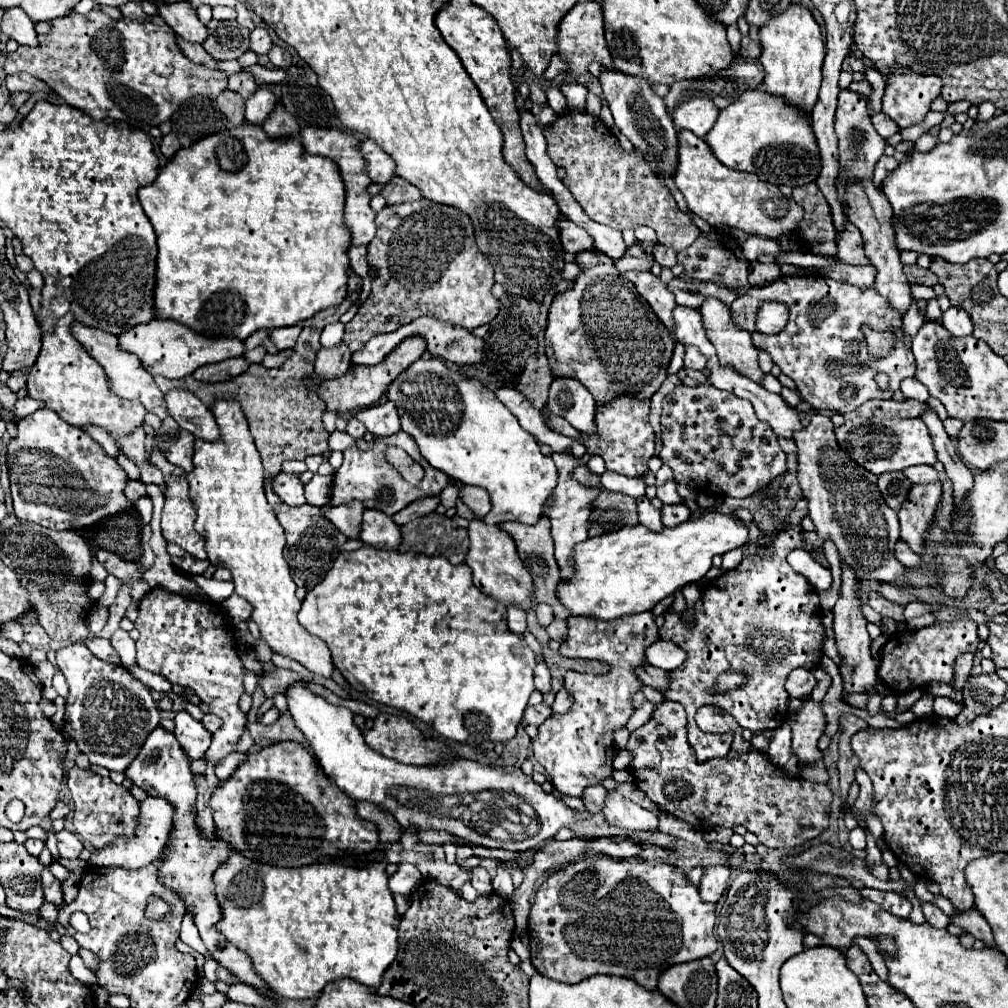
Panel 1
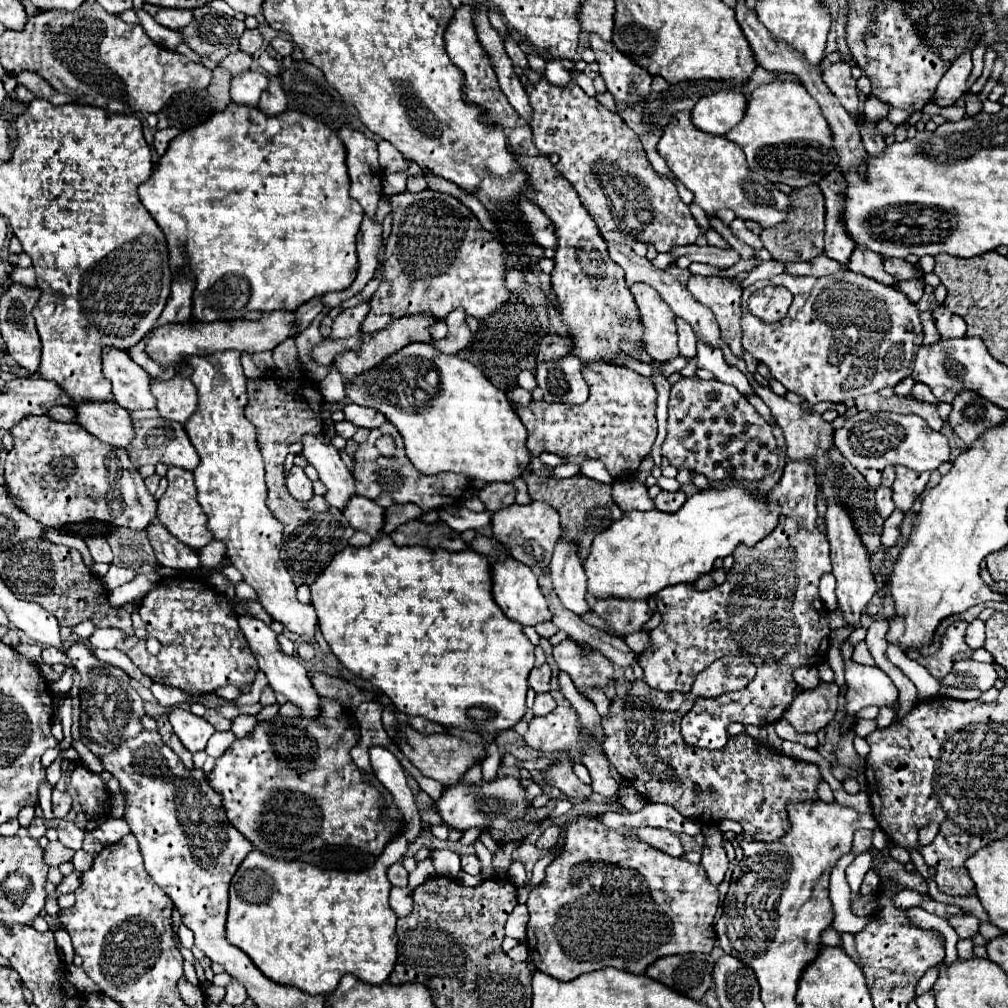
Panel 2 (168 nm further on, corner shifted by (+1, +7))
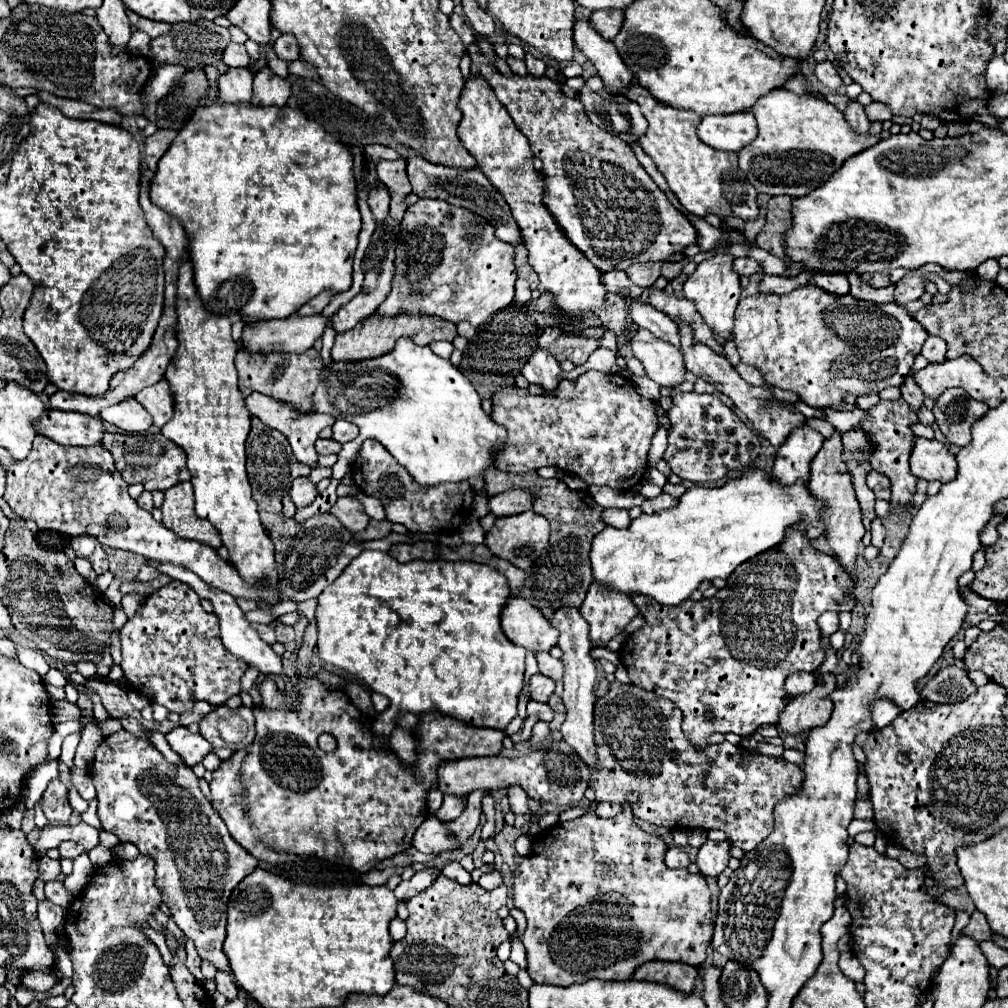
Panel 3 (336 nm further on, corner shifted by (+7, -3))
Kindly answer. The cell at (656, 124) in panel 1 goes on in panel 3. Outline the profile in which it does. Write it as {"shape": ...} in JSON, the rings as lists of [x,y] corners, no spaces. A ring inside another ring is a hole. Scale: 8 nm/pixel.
{"shape":[[[576,22],[574,42],[596,66],[598,76],[604,82],[604,90],[610,94],[622,94],[632,86],[632,72],[620,60],[614,44],[600,38],[600,34],[588,22]]]}

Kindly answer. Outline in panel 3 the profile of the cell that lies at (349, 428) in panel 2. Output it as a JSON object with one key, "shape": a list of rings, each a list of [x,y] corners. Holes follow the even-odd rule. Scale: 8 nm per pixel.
{"shape":[[[318,438],[316,440],[316,450],[320,452],[320,454],[338,454],[340,450],[342,450],[342,444],[340,442],[336,442],[336,440],[332,440],[332,438],[328,438],[328,440],[324,440],[324,438]]]}

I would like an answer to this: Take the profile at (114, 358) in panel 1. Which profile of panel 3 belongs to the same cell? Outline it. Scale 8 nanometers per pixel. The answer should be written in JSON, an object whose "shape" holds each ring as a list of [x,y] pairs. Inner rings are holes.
{"shape":[[[126,398],[110,408],[104,408],[104,412],[100,412],[100,418],[130,434],[146,432],[152,426],[152,416],[148,416],[146,408],[134,398]]]}

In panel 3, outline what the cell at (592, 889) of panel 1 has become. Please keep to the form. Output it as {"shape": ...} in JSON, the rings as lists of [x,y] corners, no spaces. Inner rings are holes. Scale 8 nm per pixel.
{"shape":[[[624,804],[624,812],[614,818],[600,818],[596,814],[584,814],[576,820],[562,822],[552,826],[550,830],[544,830],[544,834],[538,834],[534,840],[532,852],[518,864],[514,872],[514,886],[512,886],[512,898],[514,906],[520,908],[526,914],[528,926],[522,936],[522,942],[526,946],[526,958],[528,958],[528,974],[536,984],[554,984],[554,986],[572,986],[576,982],[586,982],[592,978],[600,980],[630,980],[634,970],[650,960],[670,960],[670,962],[686,962],[690,966],[702,966],[706,960],[706,952],[712,940],[712,908],[710,908],[710,890],[700,874],[690,874],[686,868],[670,870],[664,864],[664,854],[668,850],[668,844],[654,834],[642,832],[634,824],[632,810]]]}

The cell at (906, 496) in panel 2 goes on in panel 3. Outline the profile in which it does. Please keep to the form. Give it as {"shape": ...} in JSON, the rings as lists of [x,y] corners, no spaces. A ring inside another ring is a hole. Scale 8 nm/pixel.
{"shape":[[[900,398],[900,400],[894,400],[894,402],[880,402],[878,406],[870,408],[868,410],[870,418],[864,420],[860,426],[870,434],[874,436],[874,444],[876,444],[876,450],[872,454],[872,468],[876,472],[882,472],[890,478],[890,484],[892,484],[892,498],[890,498],[890,504],[892,508],[902,508],[906,506],[908,502],[912,502],[912,496],[916,492],[916,482],[918,478],[914,478],[910,474],[910,464],[908,464],[908,458],[910,458],[910,450],[912,450],[912,440],[914,440],[914,434],[910,430],[910,424],[918,422],[916,414],[908,408],[908,404]]]}

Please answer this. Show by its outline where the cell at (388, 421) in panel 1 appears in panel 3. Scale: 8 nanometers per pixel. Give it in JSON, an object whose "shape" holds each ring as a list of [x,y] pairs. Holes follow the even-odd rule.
{"shape":[[[336,420],[334,426],[332,426],[332,430],[334,430],[332,438],[338,440],[338,442],[342,442],[342,444],[354,440],[354,438],[360,434],[360,430],[356,428],[356,424],[352,424],[352,422],[348,422],[348,420]]]}

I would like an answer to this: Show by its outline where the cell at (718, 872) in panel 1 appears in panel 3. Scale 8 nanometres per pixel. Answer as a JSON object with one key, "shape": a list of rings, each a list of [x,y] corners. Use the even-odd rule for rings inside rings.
{"shape":[[[706,840],[696,856],[696,864],[700,868],[702,876],[718,876],[726,866],[730,858],[730,842],[712,842]]]}

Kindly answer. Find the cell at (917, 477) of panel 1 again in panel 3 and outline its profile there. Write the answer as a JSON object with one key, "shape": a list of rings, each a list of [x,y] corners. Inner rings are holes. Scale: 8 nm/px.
{"shape":[[[872,472],[872,474],[868,474],[866,480],[868,480],[870,490],[872,490],[878,498],[890,500],[890,480],[888,480],[884,474],[880,474],[880,472]]]}

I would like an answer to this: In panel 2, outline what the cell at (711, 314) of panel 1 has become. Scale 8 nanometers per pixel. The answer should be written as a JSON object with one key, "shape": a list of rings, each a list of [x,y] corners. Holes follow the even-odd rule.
{"shape":[[[692,276],[688,280],[688,290],[700,304],[708,306],[714,312],[714,318],[722,332],[722,340],[730,346],[730,350],[736,356],[740,356],[742,354],[742,344],[740,344],[742,282],[724,276]]]}

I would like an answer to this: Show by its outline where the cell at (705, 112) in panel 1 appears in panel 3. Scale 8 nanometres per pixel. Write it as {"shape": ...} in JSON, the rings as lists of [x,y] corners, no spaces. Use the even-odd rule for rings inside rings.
{"shape":[[[734,112],[704,116],[698,124],[698,138],[718,150],[738,152],[756,136],[756,120],[752,112]]]}

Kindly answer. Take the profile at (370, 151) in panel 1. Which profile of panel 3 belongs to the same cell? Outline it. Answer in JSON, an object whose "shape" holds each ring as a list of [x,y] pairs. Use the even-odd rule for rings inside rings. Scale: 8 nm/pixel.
{"shape":[[[400,156],[398,160],[380,160],[376,164],[378,178],[388,184],[391,194],[389,215],[396,221],[401,221],[406,211],[404,196],[410,194],[410,184],[406,176],[406,158]]]}

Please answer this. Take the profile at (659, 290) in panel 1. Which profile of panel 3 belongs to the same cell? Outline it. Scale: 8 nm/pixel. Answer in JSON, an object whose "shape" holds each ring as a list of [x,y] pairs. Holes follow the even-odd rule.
{"shape":[[[638,328],[630,340],[634,356],[642,362],[648,376],[660,386],[678,386],[684,380],[686,368],[682,352],[668,342],[658,340],[646,328]]]}

